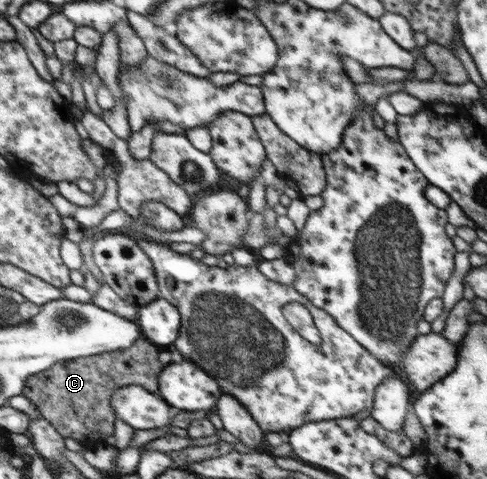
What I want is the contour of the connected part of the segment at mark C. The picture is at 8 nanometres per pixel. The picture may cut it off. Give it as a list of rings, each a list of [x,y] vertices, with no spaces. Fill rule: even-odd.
[[[139,337],[130,348],[95,354],[89,357],[75,358],[66,362],[57,362],[54,368],[49,368],[38,374],[31,375],[26,379],[22,395],[27,397],[33,405],[40,411],[43,419],[47,420],[62,435],[63,439],[72,437],[81,444],[90,447],[101,444],[103,439],[114,433],[114,413],[110,408],[110,395],[119,385],[111,377],[113,373],[119,373],[121,377],[125,375],[125,385],[139,384],[152,394],[158,391],[158,375],[163,369],[163,363],[159,361],[159,349],[145,337]]]

